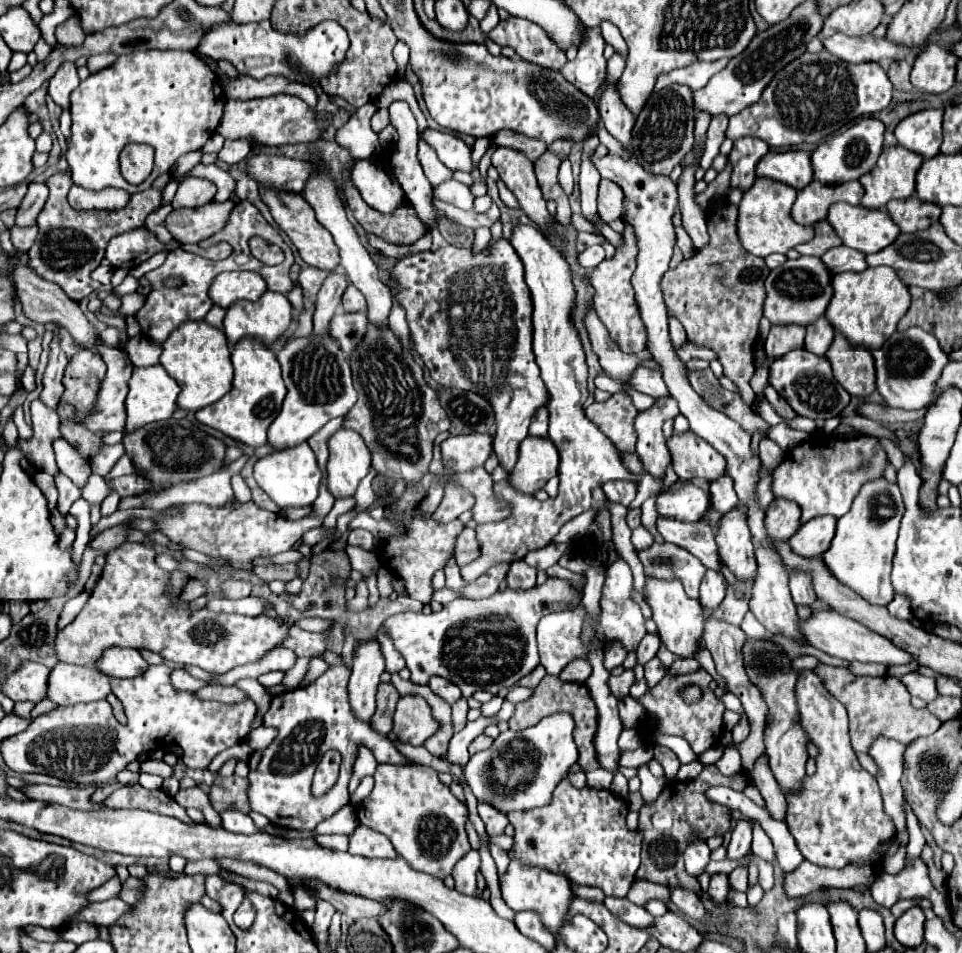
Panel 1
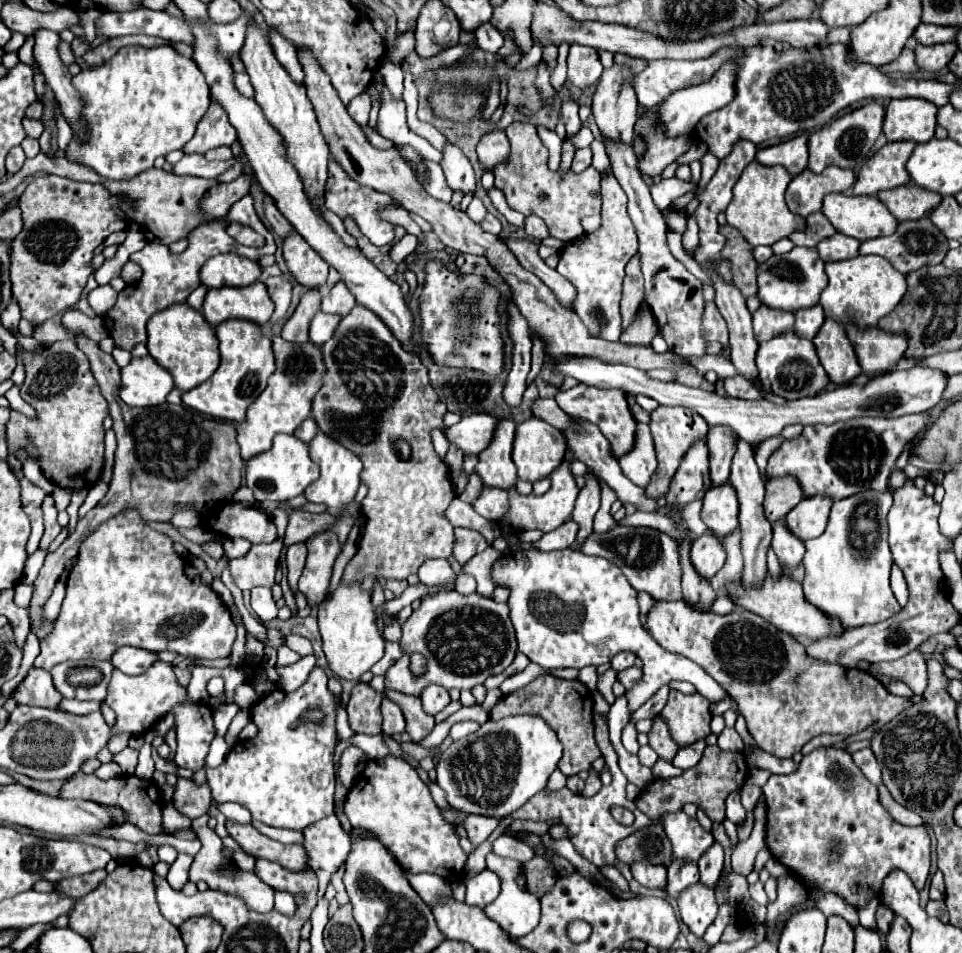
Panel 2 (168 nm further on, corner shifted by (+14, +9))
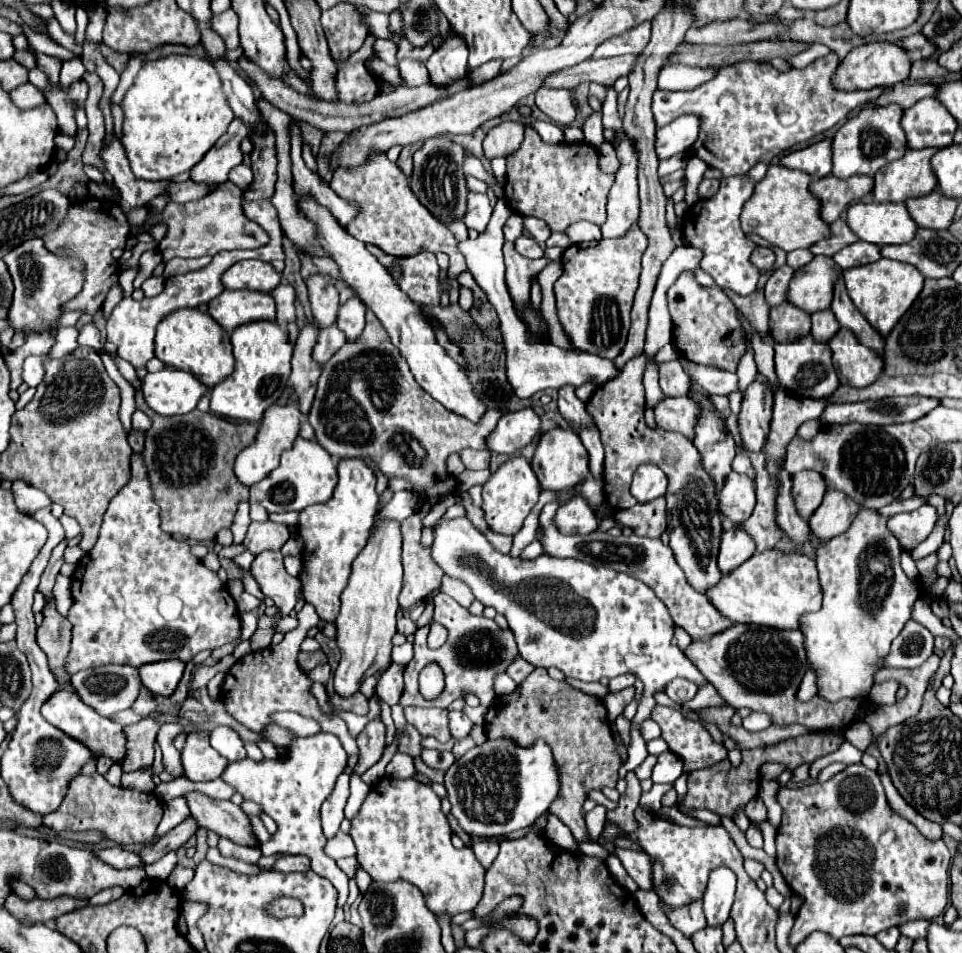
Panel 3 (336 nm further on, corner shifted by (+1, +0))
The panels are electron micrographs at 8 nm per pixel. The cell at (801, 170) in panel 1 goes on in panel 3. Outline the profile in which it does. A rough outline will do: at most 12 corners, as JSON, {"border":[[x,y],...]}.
{"border":[[831,141],[783,155],[787,169],[815,179],[831,173]]}

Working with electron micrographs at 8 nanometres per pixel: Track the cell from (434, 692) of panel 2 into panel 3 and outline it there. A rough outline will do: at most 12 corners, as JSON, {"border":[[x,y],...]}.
{"border":[[449,711],[449,731],[463,739],[471,721],[463,711]]}

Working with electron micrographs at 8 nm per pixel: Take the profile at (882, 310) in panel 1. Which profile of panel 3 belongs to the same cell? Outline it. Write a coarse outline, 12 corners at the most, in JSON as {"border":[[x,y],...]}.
{"border":[[891,259],[843,271],[853,305],[883,337],[923,289]]}

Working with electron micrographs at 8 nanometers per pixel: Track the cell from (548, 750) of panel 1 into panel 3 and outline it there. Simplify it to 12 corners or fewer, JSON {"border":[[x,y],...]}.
{"border":[[503,737],[445,773],[469,835],[529,827],[559,793],[545,741]]}

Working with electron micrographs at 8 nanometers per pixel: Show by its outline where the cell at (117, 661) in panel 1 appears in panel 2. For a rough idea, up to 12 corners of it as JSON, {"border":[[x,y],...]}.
{"border":[[120,648],[112,664],[124,674],[142,674],[156,652]]}

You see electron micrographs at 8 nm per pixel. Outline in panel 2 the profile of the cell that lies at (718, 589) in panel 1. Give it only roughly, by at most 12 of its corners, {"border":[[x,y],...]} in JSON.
{"border":[[712,532],[692,542],[690,556],[712,578],[726,562],[724,544]]}

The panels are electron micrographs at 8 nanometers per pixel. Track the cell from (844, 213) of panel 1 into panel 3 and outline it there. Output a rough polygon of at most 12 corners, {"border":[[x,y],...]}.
{"border":[[855,203],[845,221],[867,243],[913,239],[903,203]]}

